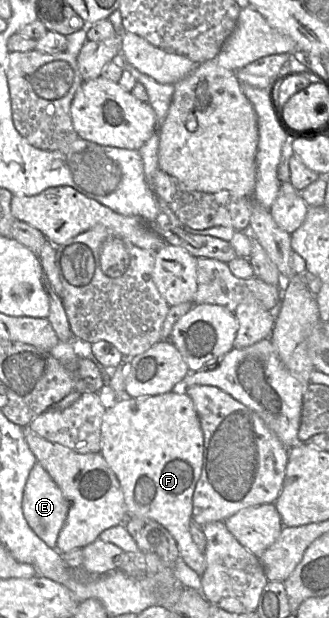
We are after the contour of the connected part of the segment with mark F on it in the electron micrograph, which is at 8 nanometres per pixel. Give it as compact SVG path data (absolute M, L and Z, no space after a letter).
M180 389L116 402L102 418L100 453L120 483L127 517L148 518L164 526L177 543L180 559L202 576L206 559L192 540L190 524L204 438L191 398Z

